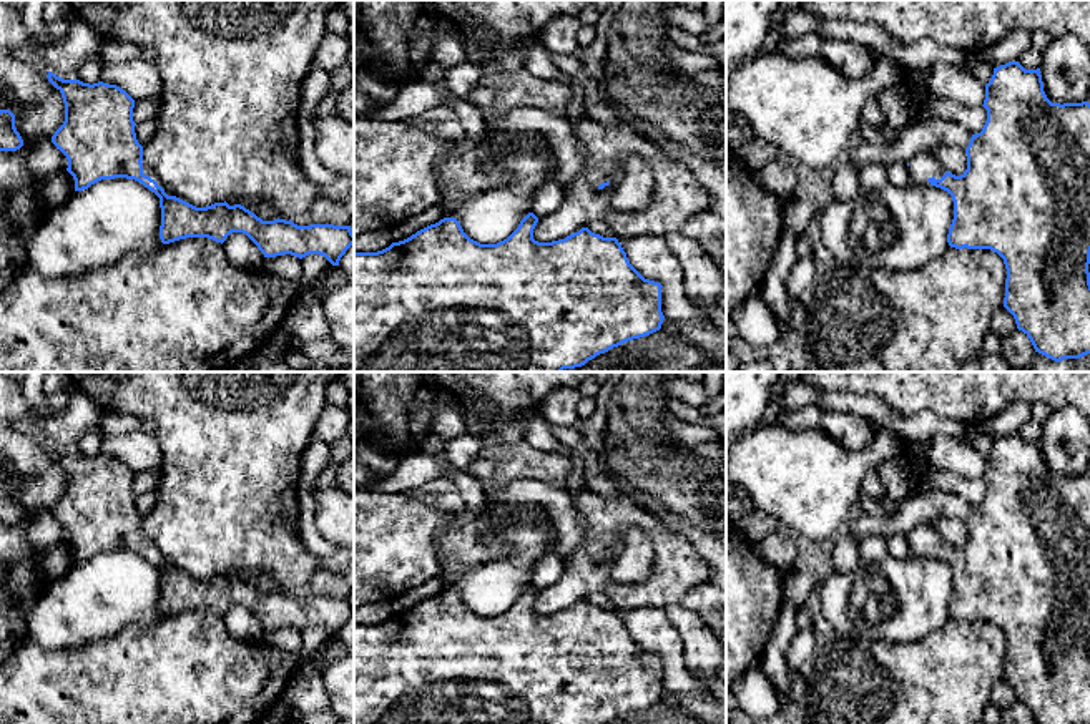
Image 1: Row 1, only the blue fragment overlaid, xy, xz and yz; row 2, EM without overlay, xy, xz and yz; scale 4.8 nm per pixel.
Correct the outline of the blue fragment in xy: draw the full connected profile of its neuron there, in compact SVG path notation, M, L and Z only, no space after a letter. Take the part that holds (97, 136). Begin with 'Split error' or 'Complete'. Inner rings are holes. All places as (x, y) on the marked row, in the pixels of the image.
Split error. M48 71L48 81L61 93L65 121L52 143L66 159L75 191L88 189L101 179L126 178L141 183L160 198L160 239L169 244L186 237L224 242L231 232L246 234L264 257L291 254L324 256L332 266L354 244L351 226L297 226L291 219L263 221L241 204L214 203L196 208L168 196L158 174L143 158L133 121L135 100L120 86L63 80Z

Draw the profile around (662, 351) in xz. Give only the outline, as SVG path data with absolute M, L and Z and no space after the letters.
M660 329L562 372L703 372L706 360L726 365L726 350L713 355L695 344L686 330L673 334Z

